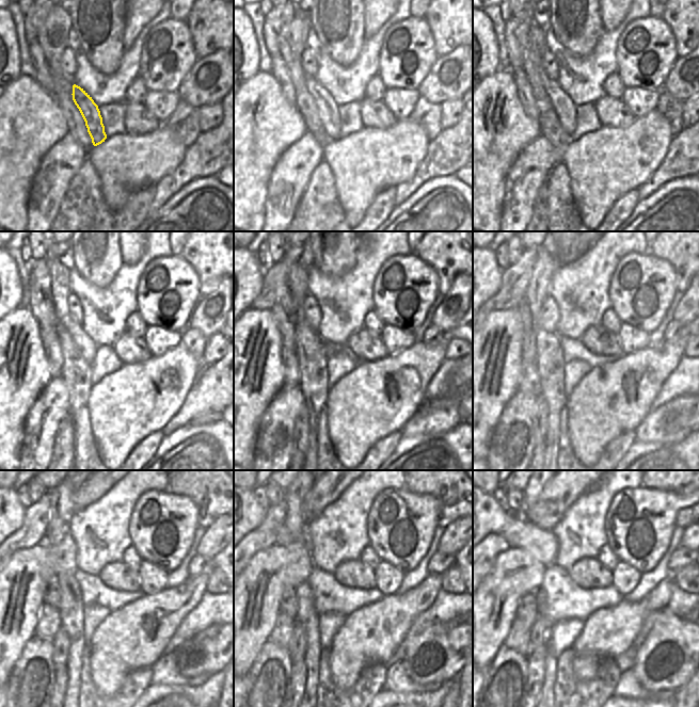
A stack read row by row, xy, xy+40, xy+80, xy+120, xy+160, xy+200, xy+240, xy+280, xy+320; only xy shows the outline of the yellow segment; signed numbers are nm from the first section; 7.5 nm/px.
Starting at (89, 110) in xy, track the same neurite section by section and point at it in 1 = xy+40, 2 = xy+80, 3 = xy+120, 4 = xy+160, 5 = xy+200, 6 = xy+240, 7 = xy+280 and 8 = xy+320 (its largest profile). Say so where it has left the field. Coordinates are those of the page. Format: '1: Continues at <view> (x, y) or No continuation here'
1: Continues at xy+40 (328, 110)
2: Continues at xy+80 (566, 110)
3: Continues at xy+120 (60, 288)
4: Continues at xy+160 (297, 285)
5: Continues at xy+200 (537, 290)
6: Continues at xy+240 (61, 511)
7: Continues at xy+280 (295, 494)
8: Continues at xy+320 (531, 492).

